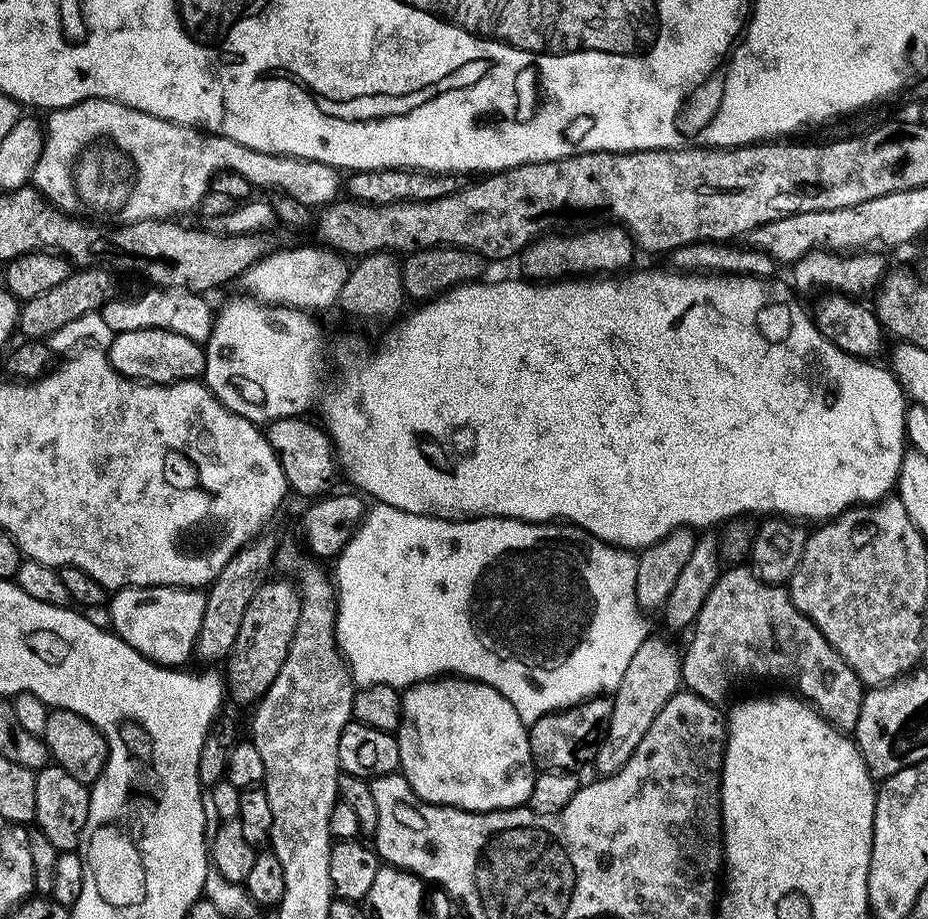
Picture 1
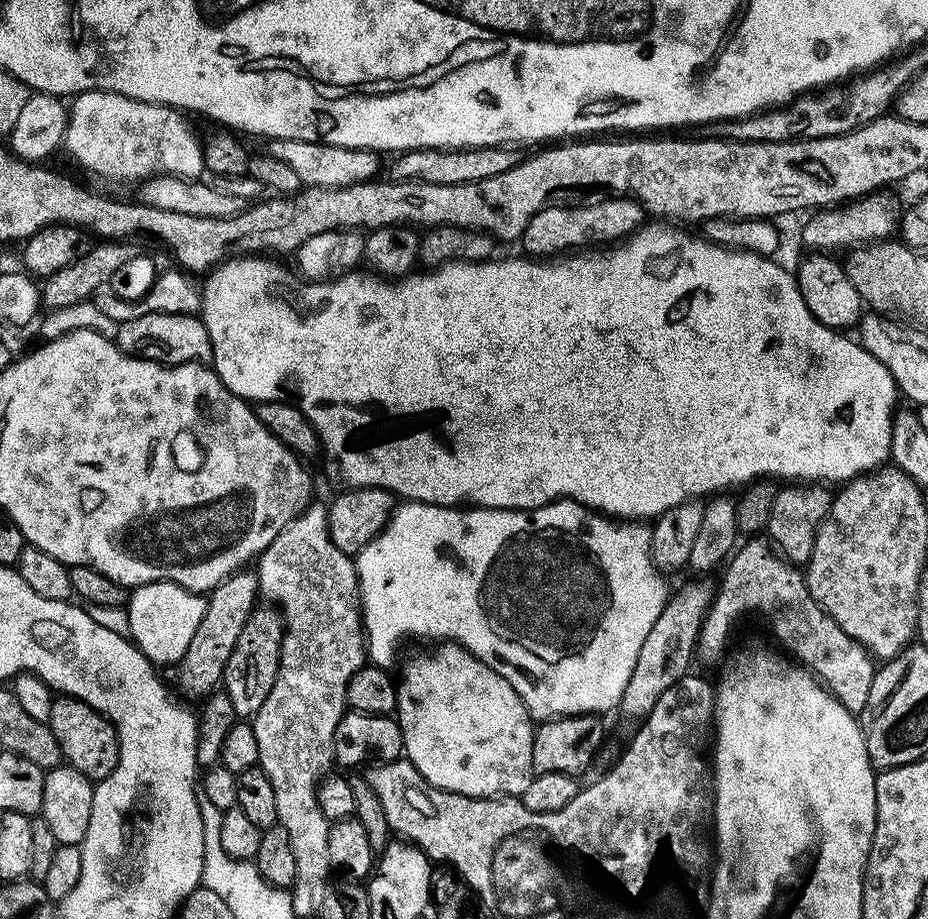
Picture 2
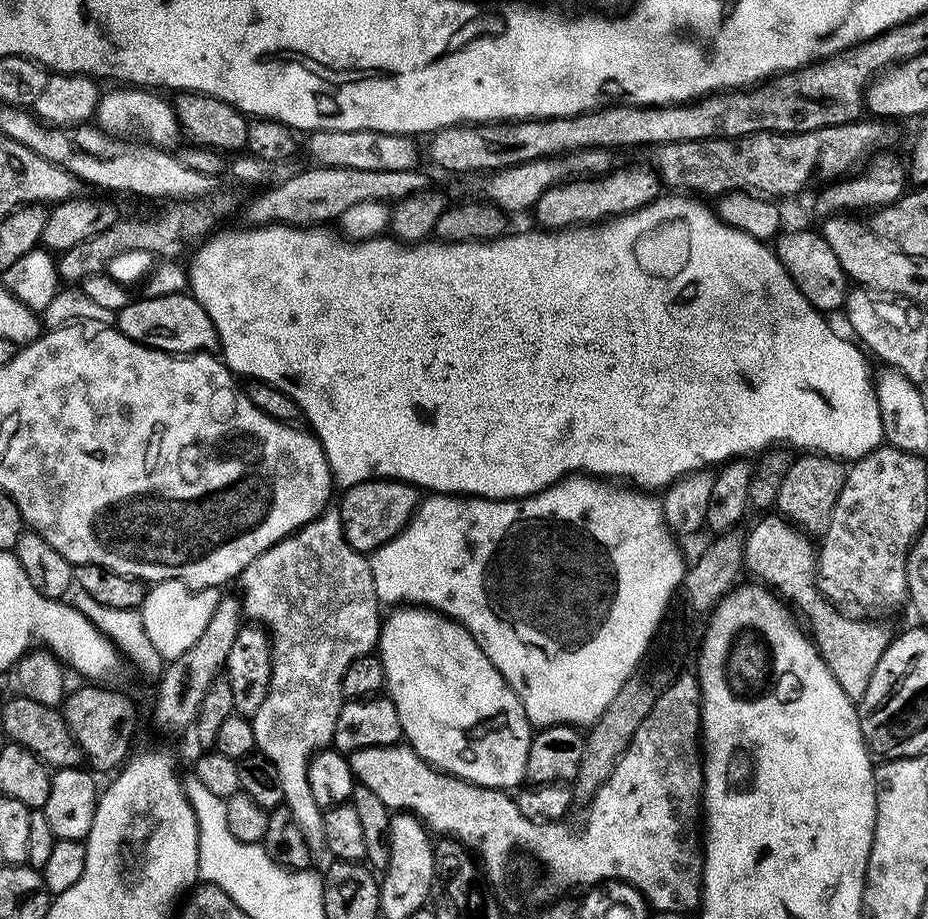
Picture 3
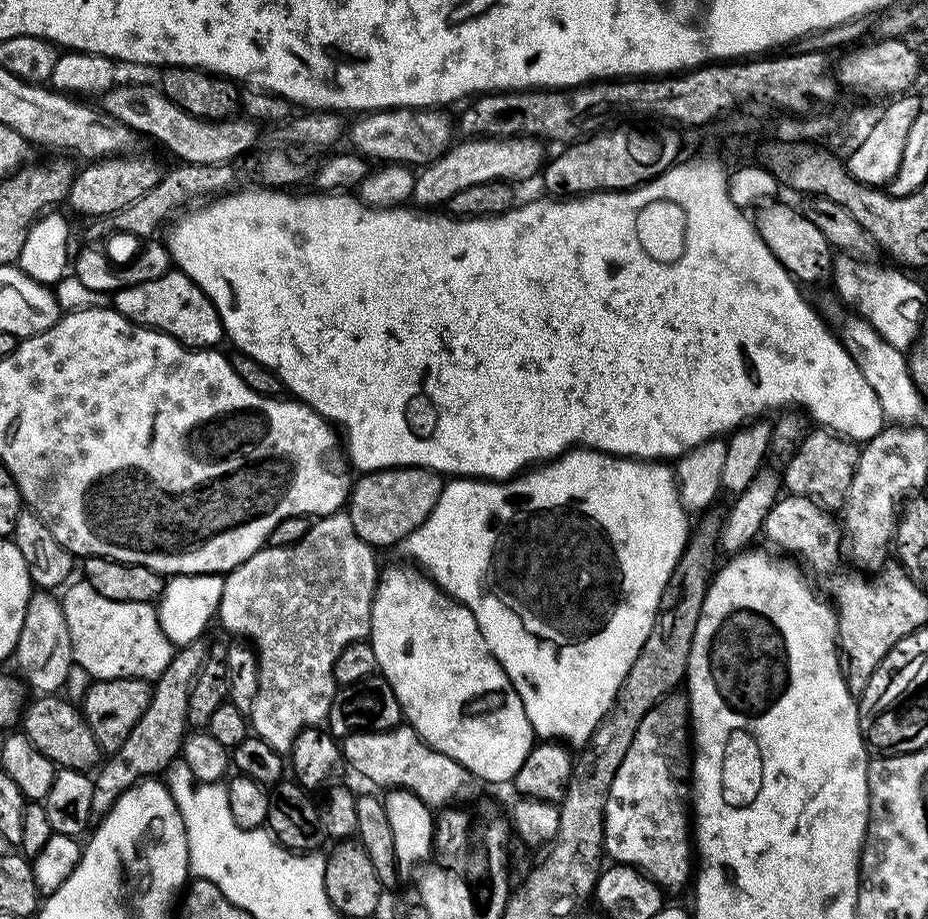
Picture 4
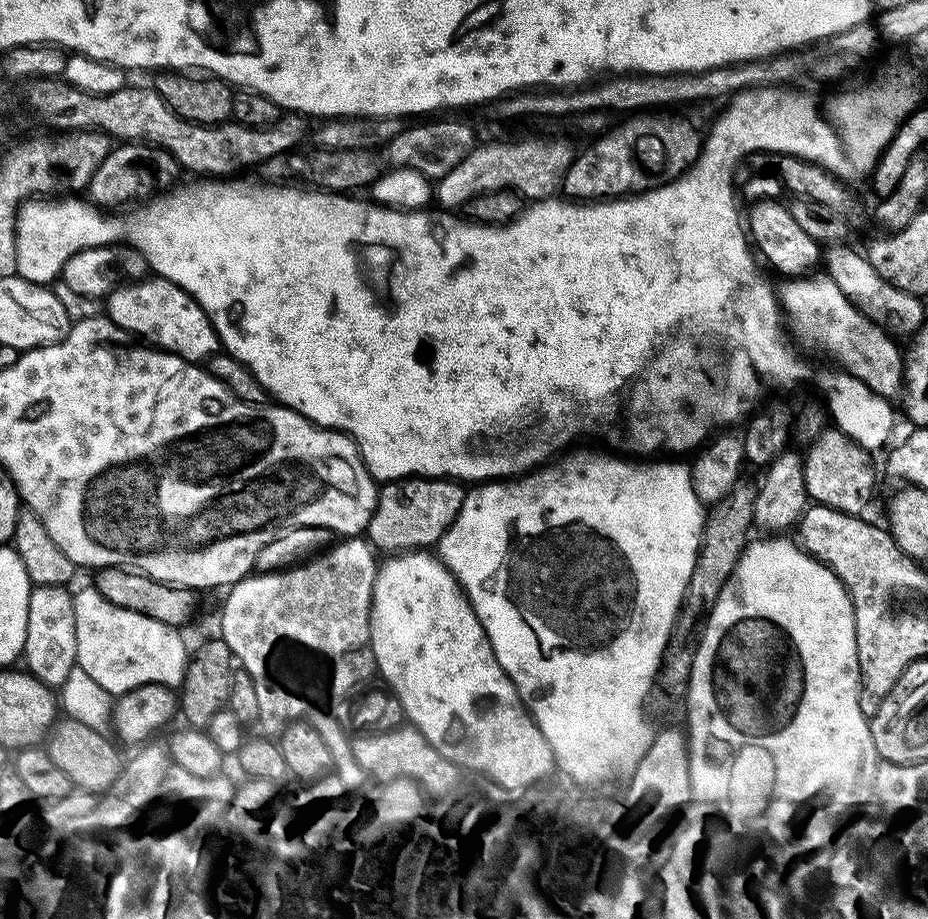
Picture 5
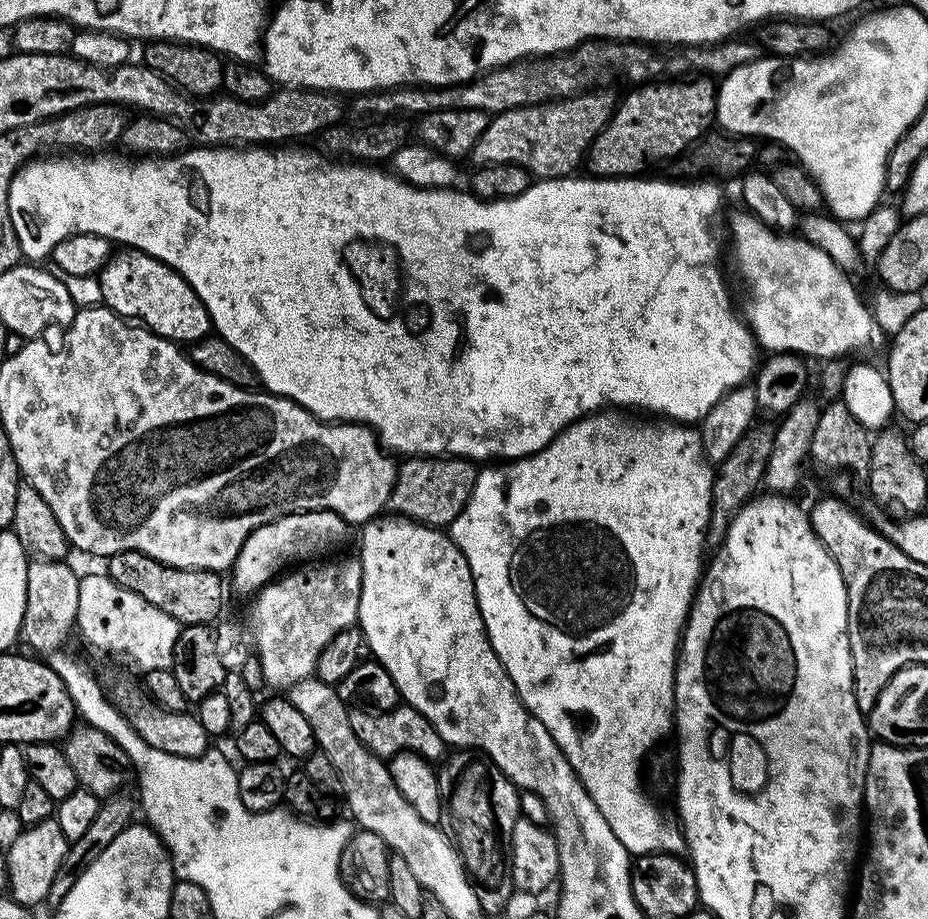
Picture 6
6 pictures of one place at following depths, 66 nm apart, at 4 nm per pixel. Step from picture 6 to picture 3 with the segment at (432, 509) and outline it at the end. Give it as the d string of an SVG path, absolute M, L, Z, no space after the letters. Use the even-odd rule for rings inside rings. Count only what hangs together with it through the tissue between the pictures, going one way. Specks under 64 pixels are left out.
M367 480L355 484L343 494L338 511L344 537L349 546L365 554L384 547L408 527L422 499L416 485L407 484L405 480Z

